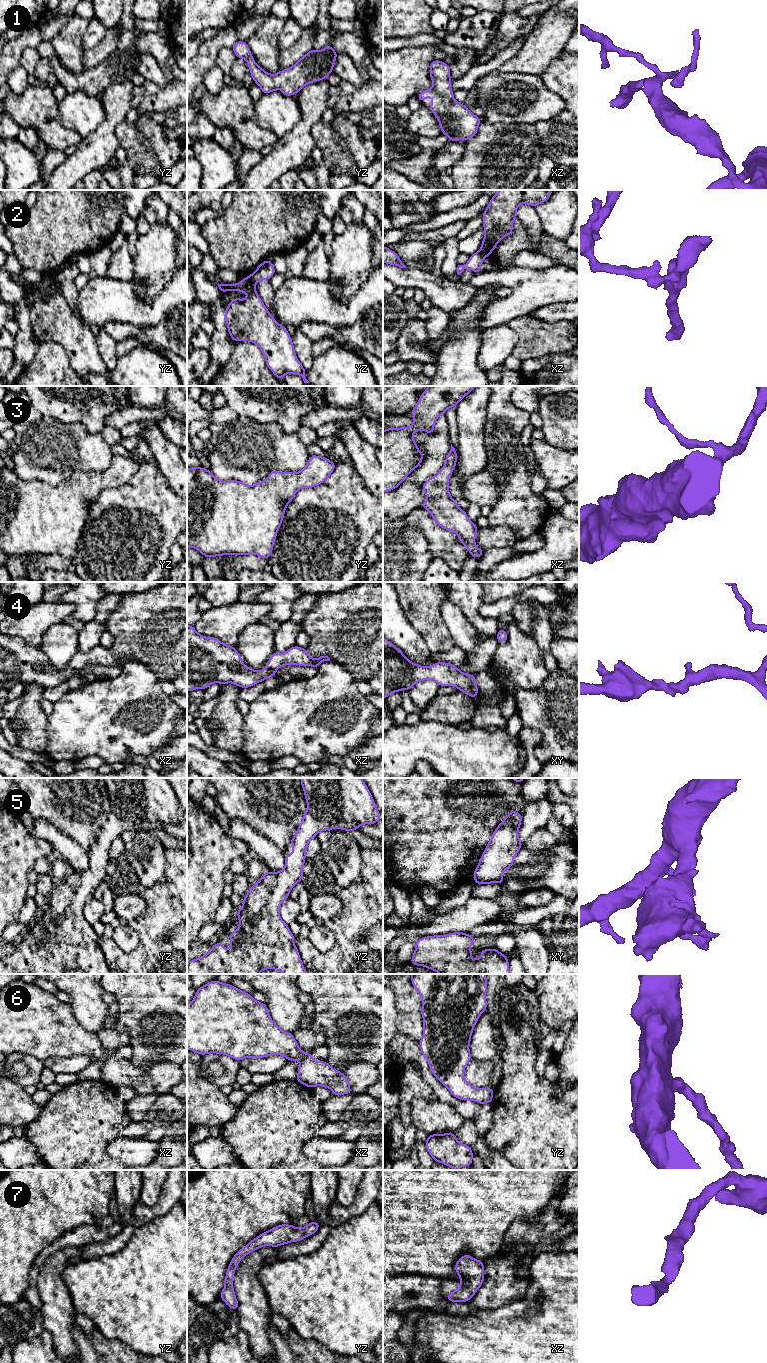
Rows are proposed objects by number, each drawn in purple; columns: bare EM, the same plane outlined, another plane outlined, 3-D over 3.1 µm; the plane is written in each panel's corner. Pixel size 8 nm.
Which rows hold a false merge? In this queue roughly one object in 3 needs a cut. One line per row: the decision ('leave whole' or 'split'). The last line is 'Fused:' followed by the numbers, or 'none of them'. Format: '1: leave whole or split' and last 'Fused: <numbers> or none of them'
1: leave whole
2: split
3: leave whole
4: leave whole
5: leave whole
6: leave whole
7: leave whole
Fused: 2

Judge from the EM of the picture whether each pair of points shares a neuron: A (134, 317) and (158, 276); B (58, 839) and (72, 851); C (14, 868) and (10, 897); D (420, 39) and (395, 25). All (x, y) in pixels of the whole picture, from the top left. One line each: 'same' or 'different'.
A: different
B: same
C: same
D: different

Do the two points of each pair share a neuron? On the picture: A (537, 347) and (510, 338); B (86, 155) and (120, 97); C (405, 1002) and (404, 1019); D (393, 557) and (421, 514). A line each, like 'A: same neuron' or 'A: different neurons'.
A: different neurons
B: same neuron
C: different neurons
D: different neurons

